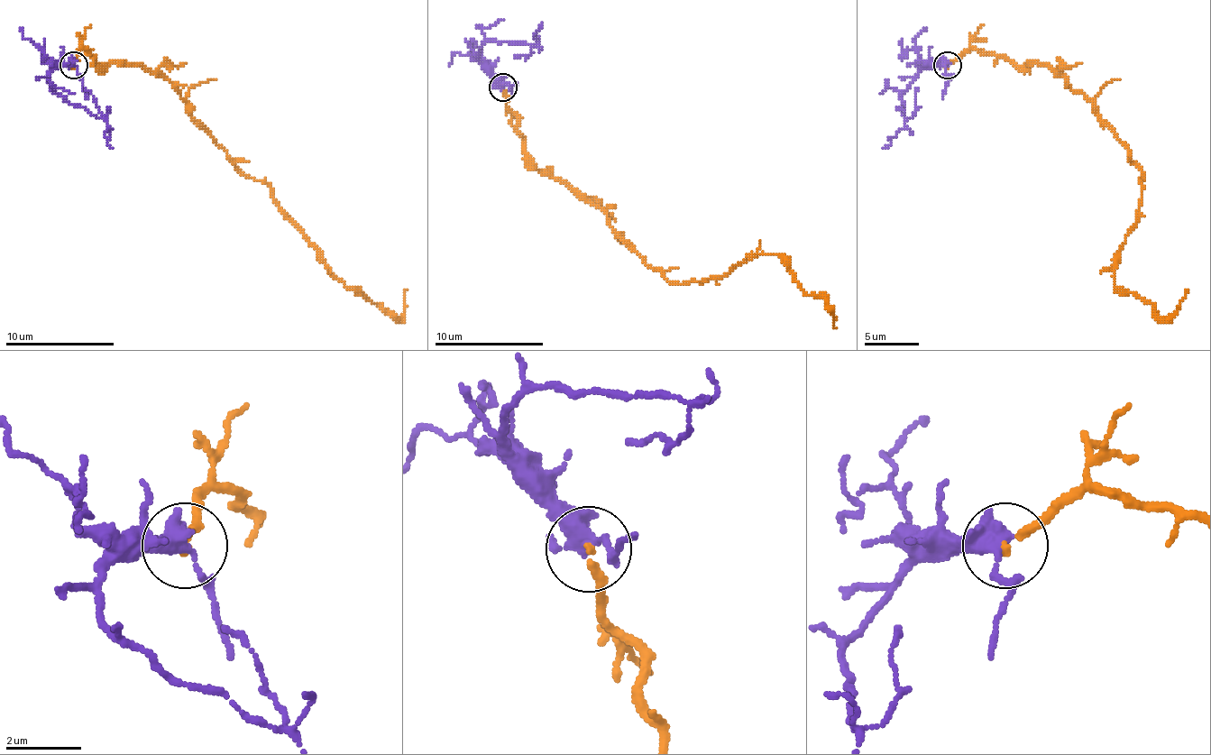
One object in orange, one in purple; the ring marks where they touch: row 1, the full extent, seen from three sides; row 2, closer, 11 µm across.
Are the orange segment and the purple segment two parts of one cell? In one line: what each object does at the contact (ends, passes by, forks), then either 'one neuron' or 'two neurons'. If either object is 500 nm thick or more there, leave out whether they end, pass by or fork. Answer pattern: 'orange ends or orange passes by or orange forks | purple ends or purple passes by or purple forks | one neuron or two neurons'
orange ends | purple passes by | two neurons

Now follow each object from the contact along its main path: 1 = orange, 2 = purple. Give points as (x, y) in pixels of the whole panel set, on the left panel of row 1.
1: (74, 66), (82, 50), (101, 66), (159, 71), (188, 115), (270, 188), (347, 287), (396, 317), (407, 290)
2: (74, 63), (60, 63), (50, 74), (50, 85), (58, 93), (106, 124), (104, 137), (113, 148)

